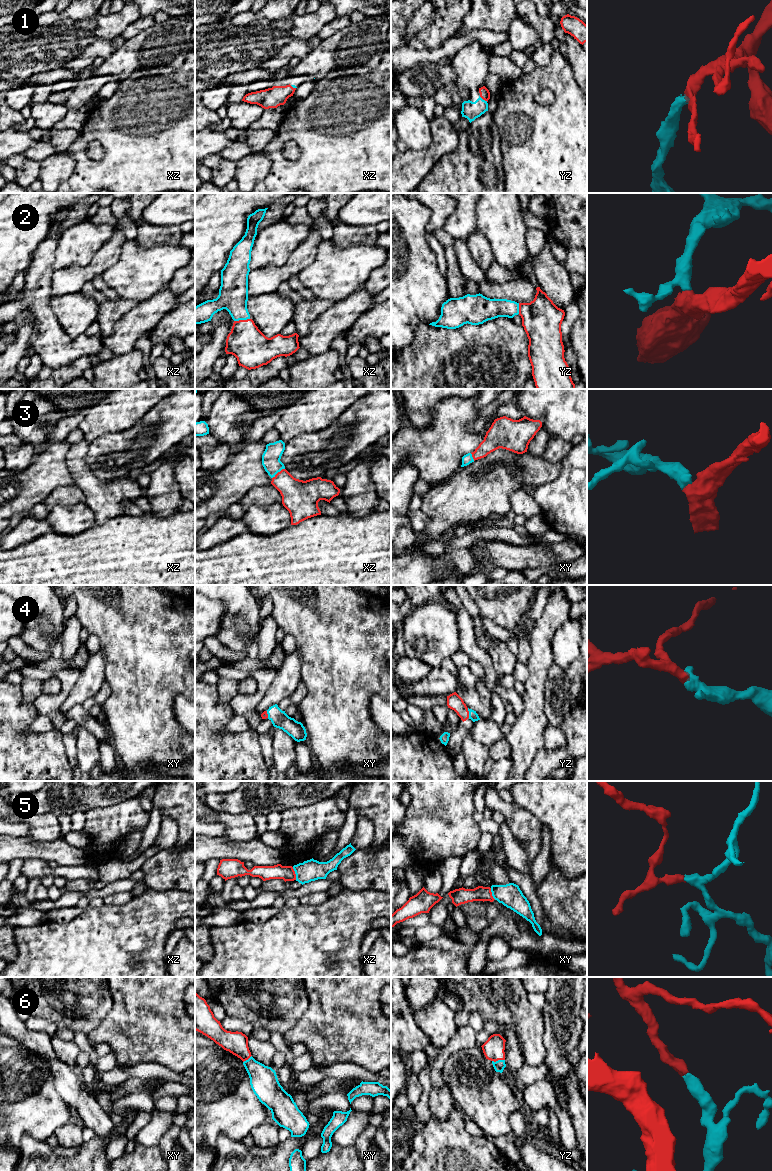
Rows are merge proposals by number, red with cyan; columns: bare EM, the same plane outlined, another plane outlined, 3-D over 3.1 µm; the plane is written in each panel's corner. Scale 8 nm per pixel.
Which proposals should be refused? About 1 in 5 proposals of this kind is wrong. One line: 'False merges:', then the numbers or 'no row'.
False merges: 5

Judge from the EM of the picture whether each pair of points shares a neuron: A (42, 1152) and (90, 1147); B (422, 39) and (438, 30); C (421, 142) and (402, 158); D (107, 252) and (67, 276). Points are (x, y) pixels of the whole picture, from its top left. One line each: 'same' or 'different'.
A: same
B: same
C: different
D: same

